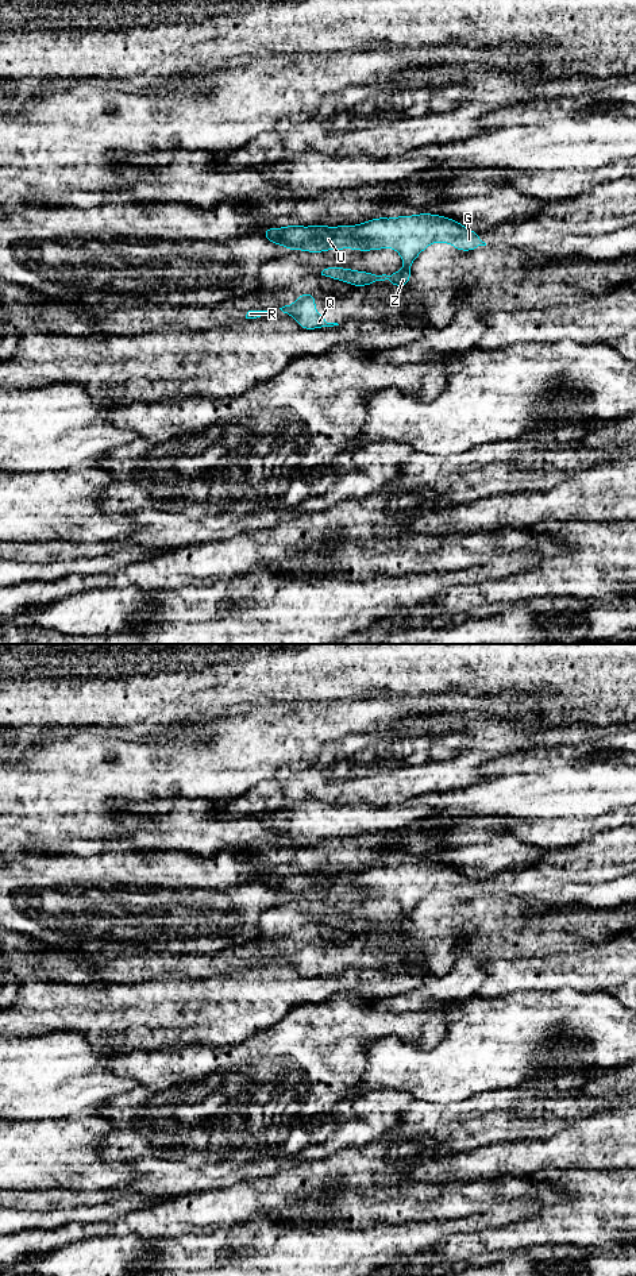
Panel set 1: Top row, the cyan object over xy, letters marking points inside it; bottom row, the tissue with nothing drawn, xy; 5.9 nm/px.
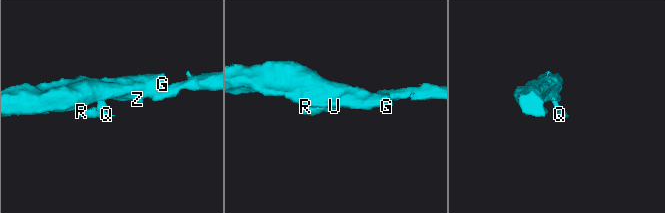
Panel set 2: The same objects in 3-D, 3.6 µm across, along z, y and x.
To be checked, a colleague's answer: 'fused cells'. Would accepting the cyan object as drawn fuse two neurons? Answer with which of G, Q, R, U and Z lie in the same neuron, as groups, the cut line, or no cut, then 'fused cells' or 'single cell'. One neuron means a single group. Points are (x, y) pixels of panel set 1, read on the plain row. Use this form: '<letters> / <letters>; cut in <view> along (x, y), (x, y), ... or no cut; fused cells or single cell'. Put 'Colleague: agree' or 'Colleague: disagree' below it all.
G Q U Z / R; cut in xy along (293, 952), (296, 964); fused cells
Colleague: agree

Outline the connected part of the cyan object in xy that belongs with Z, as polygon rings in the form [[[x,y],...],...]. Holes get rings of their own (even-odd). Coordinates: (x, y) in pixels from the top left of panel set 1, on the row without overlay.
[[[431,861],[405,863],[394,867],[377,866],[358,874],[266,875],[262,880],[266,888],[273,893],[282,893],[288,898],[323,901],[331,897],[369,899],[390,895],[398,899],[404,918],[400,921],[393,920],[392,924],[378,924],[343,915],[328,915],[321,920],[321,924],[348,930],[352,934],[367,934],[385,928],[390,928],[393,936],[410,933],[410,911],[431,891],[450,891],[460,899],[471,899],[479,894],[486,894],[477,883],[477,879],[469,878],[450,866]],[[433,875],[443,875],[450,880],[446,883],[429,883],[427,879]]]

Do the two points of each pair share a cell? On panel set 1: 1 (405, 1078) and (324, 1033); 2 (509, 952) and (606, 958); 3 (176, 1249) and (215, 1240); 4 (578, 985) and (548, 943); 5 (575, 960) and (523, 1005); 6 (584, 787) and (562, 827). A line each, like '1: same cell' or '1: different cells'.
1: different cells
2: different cells
3: same cell
4: different cells
5: different cells
6: different cells

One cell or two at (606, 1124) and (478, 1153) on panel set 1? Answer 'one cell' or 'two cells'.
one cell

